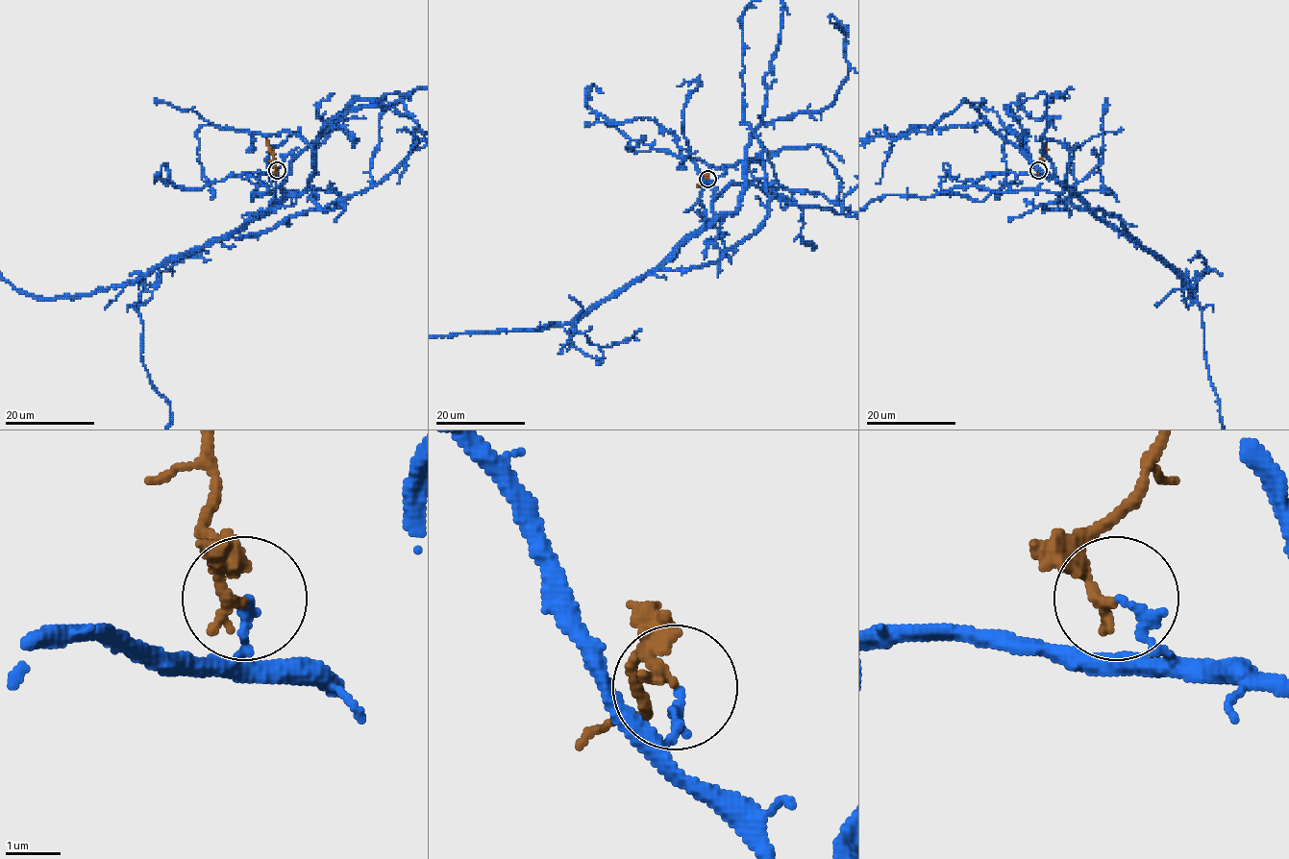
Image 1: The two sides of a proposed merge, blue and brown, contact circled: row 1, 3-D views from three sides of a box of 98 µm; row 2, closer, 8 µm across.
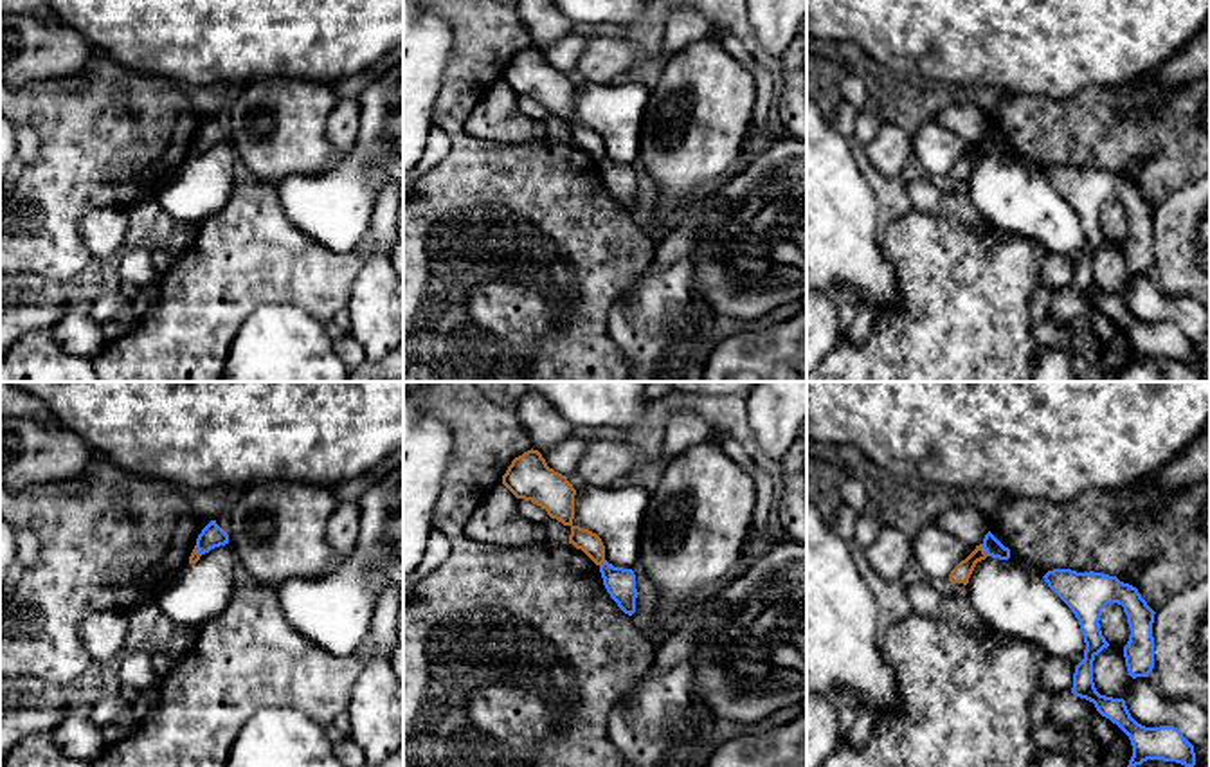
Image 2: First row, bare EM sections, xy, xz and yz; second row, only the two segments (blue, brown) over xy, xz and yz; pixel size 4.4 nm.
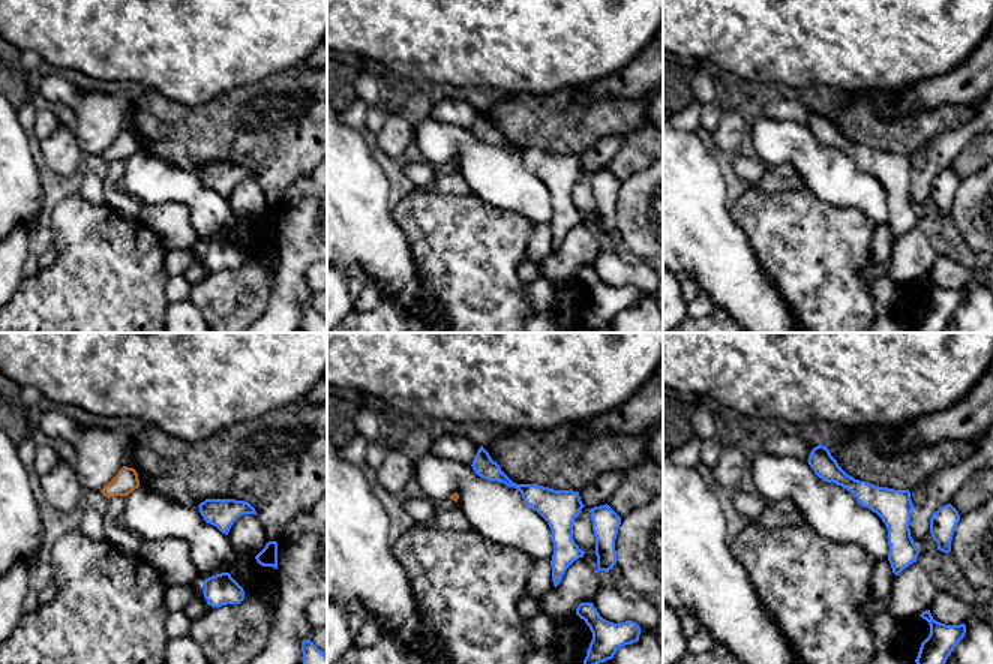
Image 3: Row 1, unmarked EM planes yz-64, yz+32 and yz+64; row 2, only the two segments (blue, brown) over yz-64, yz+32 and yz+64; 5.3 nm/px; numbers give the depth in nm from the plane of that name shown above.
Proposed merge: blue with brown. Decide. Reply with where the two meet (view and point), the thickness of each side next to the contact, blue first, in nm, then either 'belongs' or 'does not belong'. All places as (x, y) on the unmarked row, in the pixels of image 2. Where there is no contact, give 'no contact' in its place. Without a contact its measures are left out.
yz (984, 144) | 80/80 nm | does not belong

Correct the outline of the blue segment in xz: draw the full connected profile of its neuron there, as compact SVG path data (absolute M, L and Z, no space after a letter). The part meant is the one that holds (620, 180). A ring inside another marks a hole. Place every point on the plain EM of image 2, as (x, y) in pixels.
M607 157L600 162L603 182L618 203L632 212L636 209L636 171L632 166L614 164Z

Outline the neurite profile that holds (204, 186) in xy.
M230 140L211 146L196 160L187 160L180 173L166 184L157 202L184 227L198 227L220 212L234 193L234 146Z

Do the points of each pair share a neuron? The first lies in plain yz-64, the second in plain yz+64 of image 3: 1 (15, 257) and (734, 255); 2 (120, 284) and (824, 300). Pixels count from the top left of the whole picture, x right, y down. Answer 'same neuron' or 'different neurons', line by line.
1: different neurons
2: same neuron

